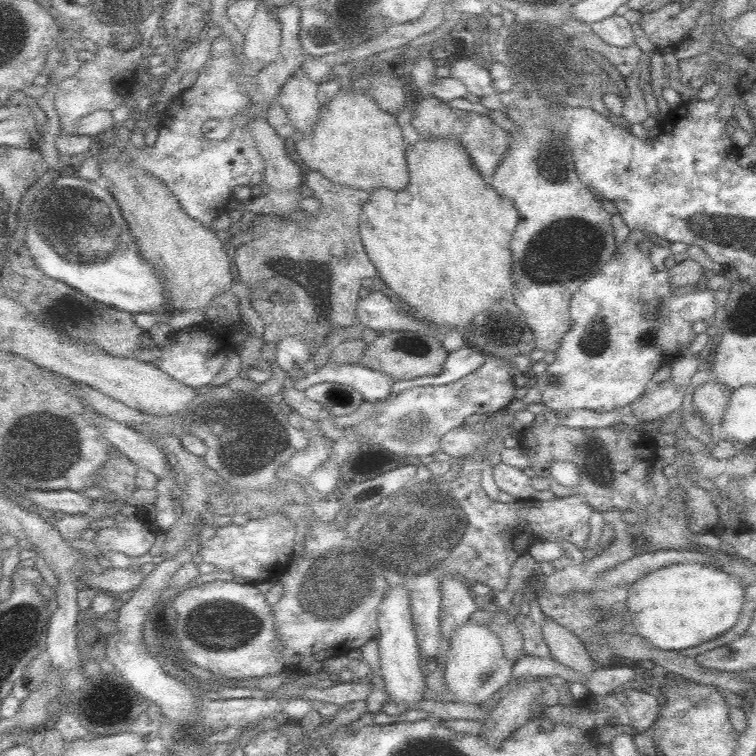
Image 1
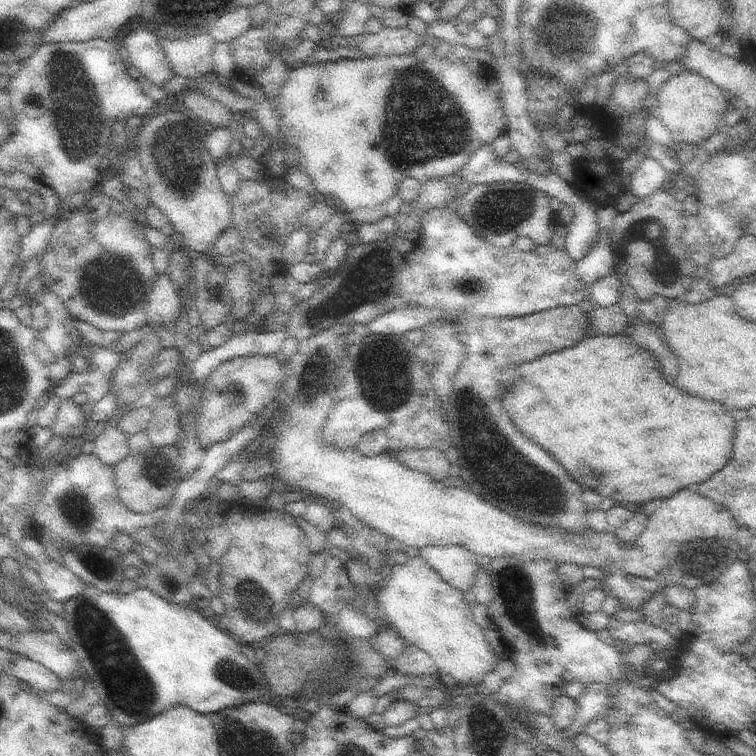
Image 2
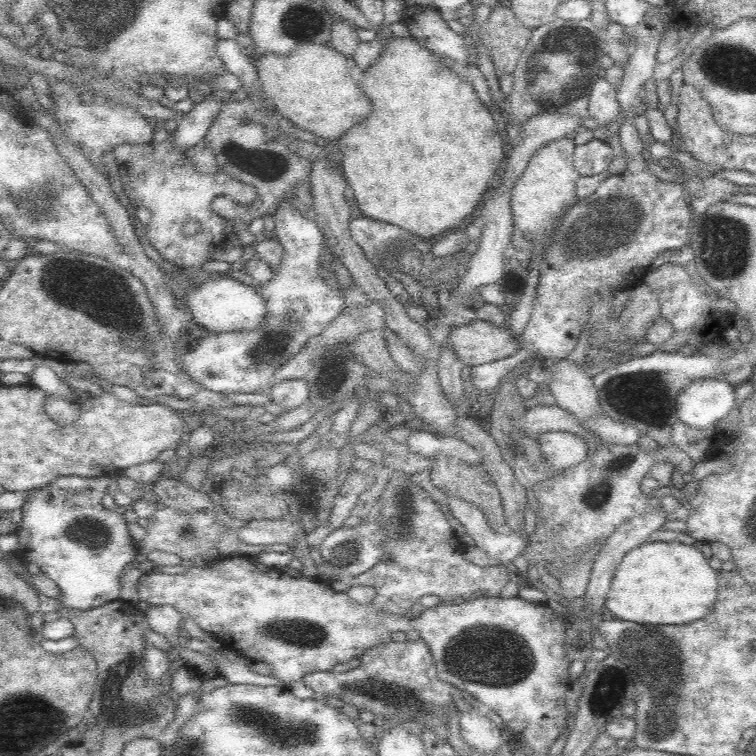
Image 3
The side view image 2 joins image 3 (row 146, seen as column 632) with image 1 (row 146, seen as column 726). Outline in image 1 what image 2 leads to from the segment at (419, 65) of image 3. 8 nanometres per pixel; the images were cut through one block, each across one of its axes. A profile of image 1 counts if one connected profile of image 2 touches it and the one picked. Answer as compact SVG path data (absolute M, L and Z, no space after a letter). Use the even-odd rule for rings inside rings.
M420 138L420 142L416 142L414 146L406 148L406 160L408 160L408 170L410 170L410 182L402 192L394 192L388 188L380 188L372 194L372 198L364 204L364 210L360 214L360 236L362 236L362 244L364 250L368 252L368 258L372 260L372 264L378 270L378 276L386 282L388 294L396 296L406 310L412 310L414 316L430 322L436 332L444 332L446 328L460 328L460 326L468 326L476 316L482 314L494 314L500 312L500 300L504 298L504 294L508 294L514 288L514 280L512 280L512 252L510 252L510 240L518 222L518 210L512 206L512 200L508 198L500 198L500 194L496 194L496 190L492 186L488 186L486 178L482 172L478 172L472 156L468 154L466 146L462 142L456 140L446 140L446 138Z

